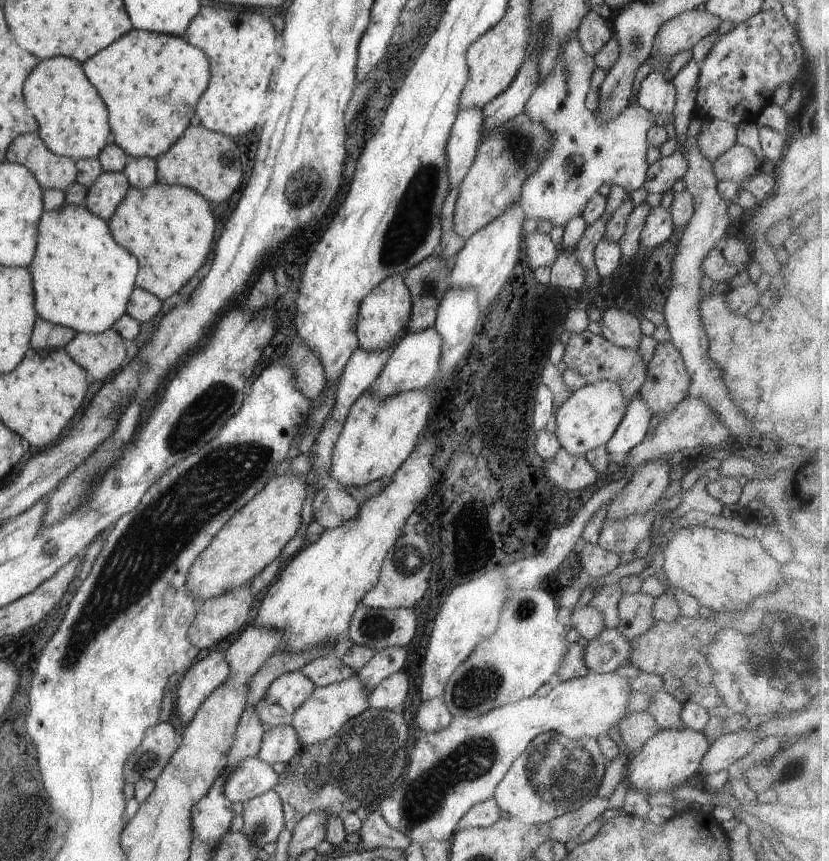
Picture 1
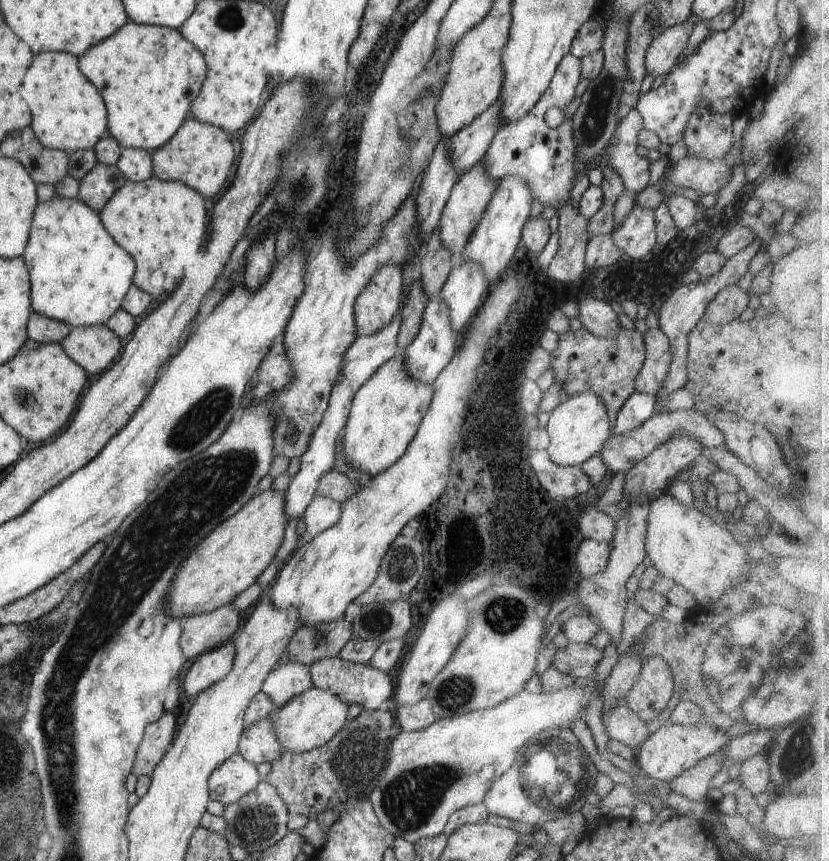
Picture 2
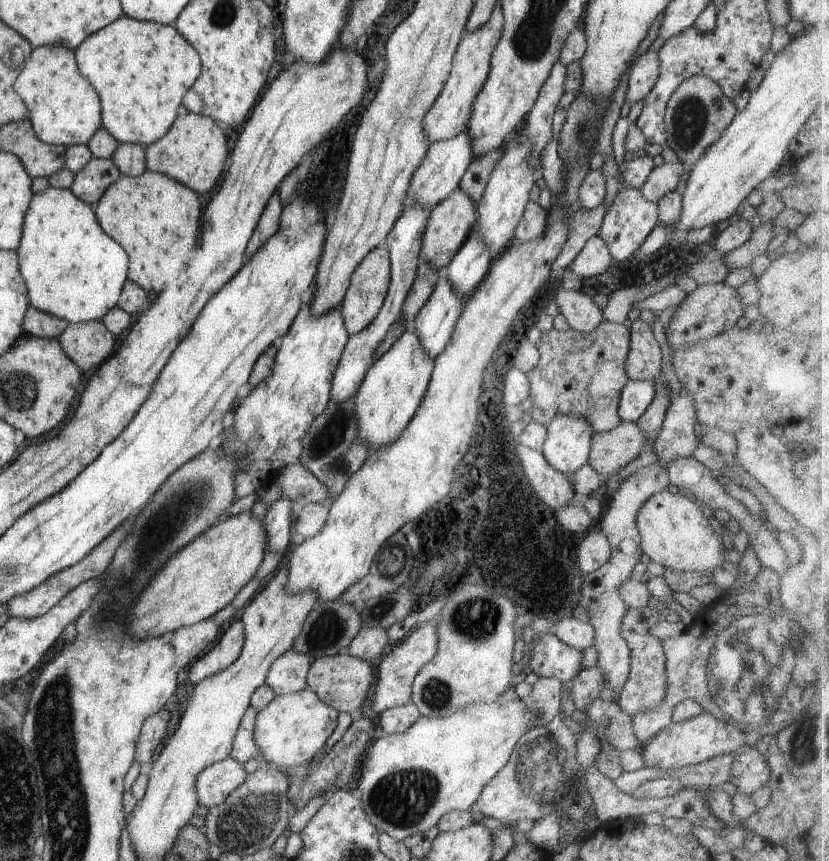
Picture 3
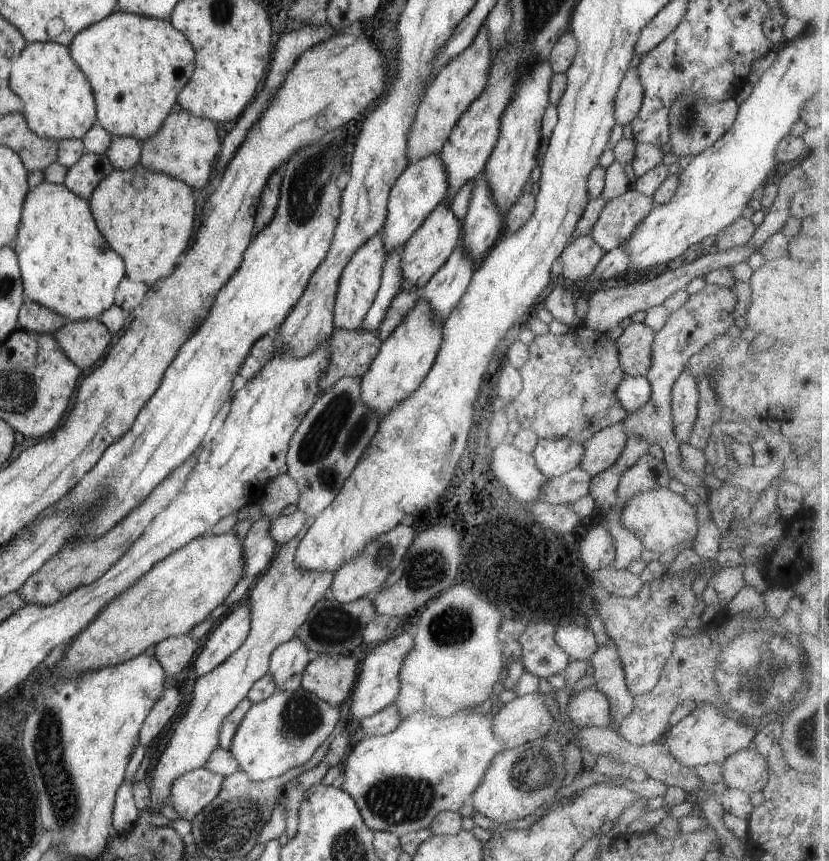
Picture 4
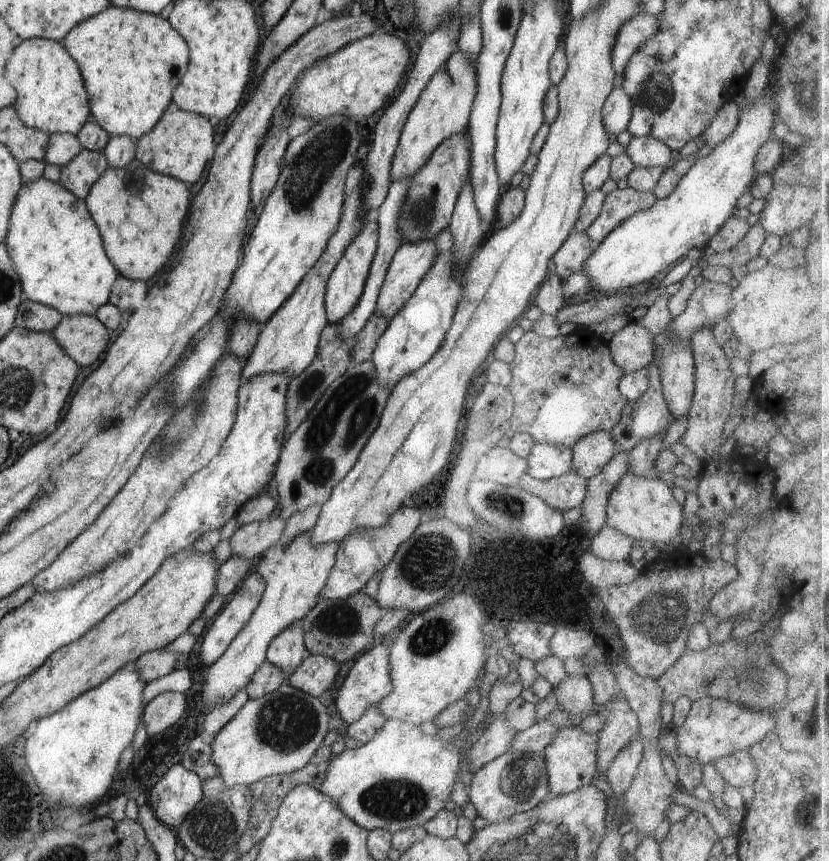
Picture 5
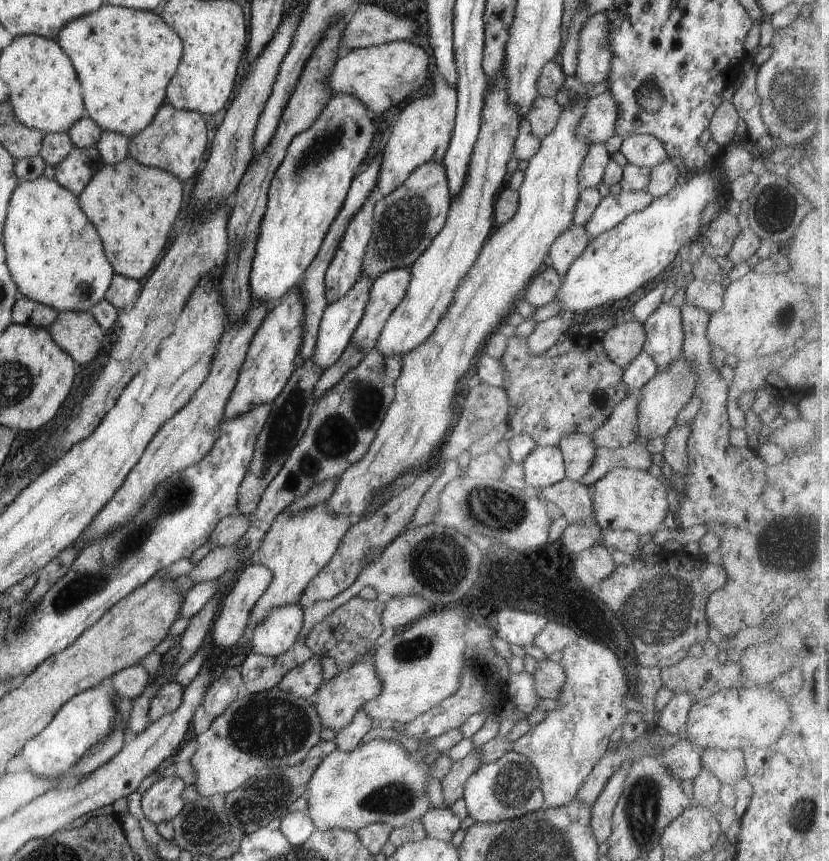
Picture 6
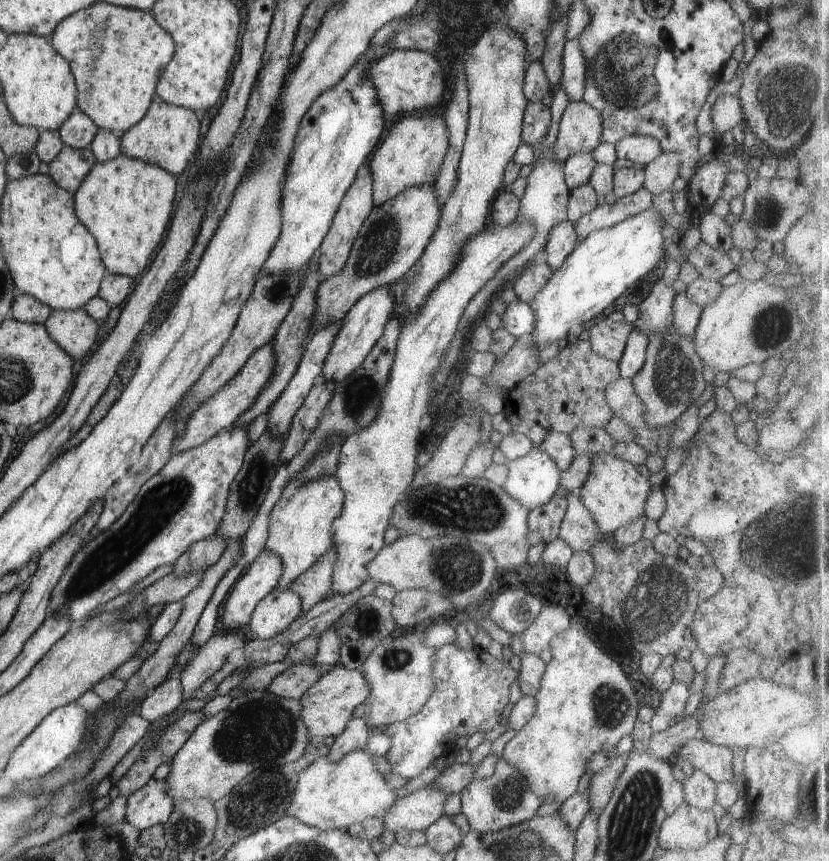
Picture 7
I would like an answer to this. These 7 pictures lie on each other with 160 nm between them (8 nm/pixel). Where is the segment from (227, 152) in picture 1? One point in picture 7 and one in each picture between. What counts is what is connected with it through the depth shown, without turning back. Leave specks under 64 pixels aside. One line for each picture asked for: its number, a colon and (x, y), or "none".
2: (202, 156)
3: (193, 151)
4: (186, 147)
5: (181, 144)
6: (176, 141)
7: (168, 136)

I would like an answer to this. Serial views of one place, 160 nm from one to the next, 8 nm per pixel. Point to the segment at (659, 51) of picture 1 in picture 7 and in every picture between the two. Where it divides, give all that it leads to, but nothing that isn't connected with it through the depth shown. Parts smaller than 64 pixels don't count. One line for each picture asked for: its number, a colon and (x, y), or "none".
2: (661, 57)
3: (643, 75)
4: (627, 102)
5: (618, 108)
6: (598, 125)
7: (580, 127)

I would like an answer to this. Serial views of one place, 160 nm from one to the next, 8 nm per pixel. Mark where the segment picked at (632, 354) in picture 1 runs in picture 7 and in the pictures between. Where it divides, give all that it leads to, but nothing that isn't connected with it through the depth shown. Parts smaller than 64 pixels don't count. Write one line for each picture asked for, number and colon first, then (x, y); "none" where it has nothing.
2: (608, 367)
3: (582, 374)
4: (569, 382)
5: (564, 387)
6: (573, 388)
7: (568, 392)

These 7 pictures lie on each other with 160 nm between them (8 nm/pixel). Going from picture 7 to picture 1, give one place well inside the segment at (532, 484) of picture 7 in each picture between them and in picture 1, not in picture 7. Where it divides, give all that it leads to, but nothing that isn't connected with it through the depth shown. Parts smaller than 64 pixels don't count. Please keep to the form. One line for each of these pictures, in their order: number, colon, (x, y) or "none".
1: (588, 419)
2: (578, 428)
3: (567, 447)
4: (554, 457)
5: (546, 461)
6: (545, 466)

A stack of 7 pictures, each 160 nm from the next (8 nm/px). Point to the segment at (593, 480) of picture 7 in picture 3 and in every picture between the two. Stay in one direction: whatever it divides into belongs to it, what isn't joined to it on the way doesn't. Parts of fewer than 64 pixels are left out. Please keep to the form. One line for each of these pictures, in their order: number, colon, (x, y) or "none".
3: (674, 532)
4: (662, 519)
5: (643, 508)
6: (625, 499)

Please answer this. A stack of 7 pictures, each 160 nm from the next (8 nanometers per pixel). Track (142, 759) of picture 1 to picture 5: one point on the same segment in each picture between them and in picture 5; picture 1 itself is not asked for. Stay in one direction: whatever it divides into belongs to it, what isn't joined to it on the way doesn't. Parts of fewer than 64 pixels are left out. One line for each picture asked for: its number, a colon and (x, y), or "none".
2: (158, 736)
3: (155, 729)
4: (166, 706)
5: (162, 711)

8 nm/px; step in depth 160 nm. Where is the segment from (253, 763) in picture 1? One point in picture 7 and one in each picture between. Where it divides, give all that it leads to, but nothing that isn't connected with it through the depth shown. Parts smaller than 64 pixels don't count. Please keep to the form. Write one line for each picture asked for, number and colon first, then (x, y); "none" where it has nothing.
2: (236, 777)
3: (215, 783)
4: (190, 793)
5: (172, 798)
6: (163, 801)
7: (150, 805)

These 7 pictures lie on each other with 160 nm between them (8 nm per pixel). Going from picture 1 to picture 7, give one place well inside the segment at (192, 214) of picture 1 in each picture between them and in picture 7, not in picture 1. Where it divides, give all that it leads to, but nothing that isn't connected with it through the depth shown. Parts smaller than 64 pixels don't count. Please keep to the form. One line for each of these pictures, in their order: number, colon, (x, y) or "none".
2: (162, 225)
3: (156, 219)
4: (147, 217)
5: (139, 213)
6: (132, 207)
7: (126, 204)

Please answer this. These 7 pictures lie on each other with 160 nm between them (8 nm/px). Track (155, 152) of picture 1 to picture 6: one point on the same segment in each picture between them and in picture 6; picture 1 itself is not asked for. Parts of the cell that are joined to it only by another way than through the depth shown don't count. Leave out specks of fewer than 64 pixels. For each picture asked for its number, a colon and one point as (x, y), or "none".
2: (148, 76)
3: (141, 70)
4: (136, 66)
5: (131, 61)
6: (124, 58)

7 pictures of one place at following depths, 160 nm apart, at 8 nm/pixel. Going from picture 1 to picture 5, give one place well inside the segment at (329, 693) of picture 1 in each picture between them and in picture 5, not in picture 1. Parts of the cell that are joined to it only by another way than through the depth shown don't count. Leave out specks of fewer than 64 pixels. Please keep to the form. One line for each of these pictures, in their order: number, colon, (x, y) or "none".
2: (308, 721)
3: (291, 731)
4: (282, 732)
5: (276, 734)

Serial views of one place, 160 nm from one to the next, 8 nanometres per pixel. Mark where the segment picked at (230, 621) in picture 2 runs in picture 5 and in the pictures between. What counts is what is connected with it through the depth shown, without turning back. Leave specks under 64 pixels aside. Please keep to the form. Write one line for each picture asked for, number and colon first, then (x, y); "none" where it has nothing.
3: (190, 642)
4: (174, 653)
5: (152, 665)

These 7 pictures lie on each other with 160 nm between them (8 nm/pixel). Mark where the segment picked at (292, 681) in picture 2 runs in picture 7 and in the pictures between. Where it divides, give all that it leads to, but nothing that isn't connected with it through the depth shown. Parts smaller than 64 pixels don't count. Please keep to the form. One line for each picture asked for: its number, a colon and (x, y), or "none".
3: (288, 674)
4: (288, 660)
5: (287, 650)
6: (279, 632)
7: (276, 611)

